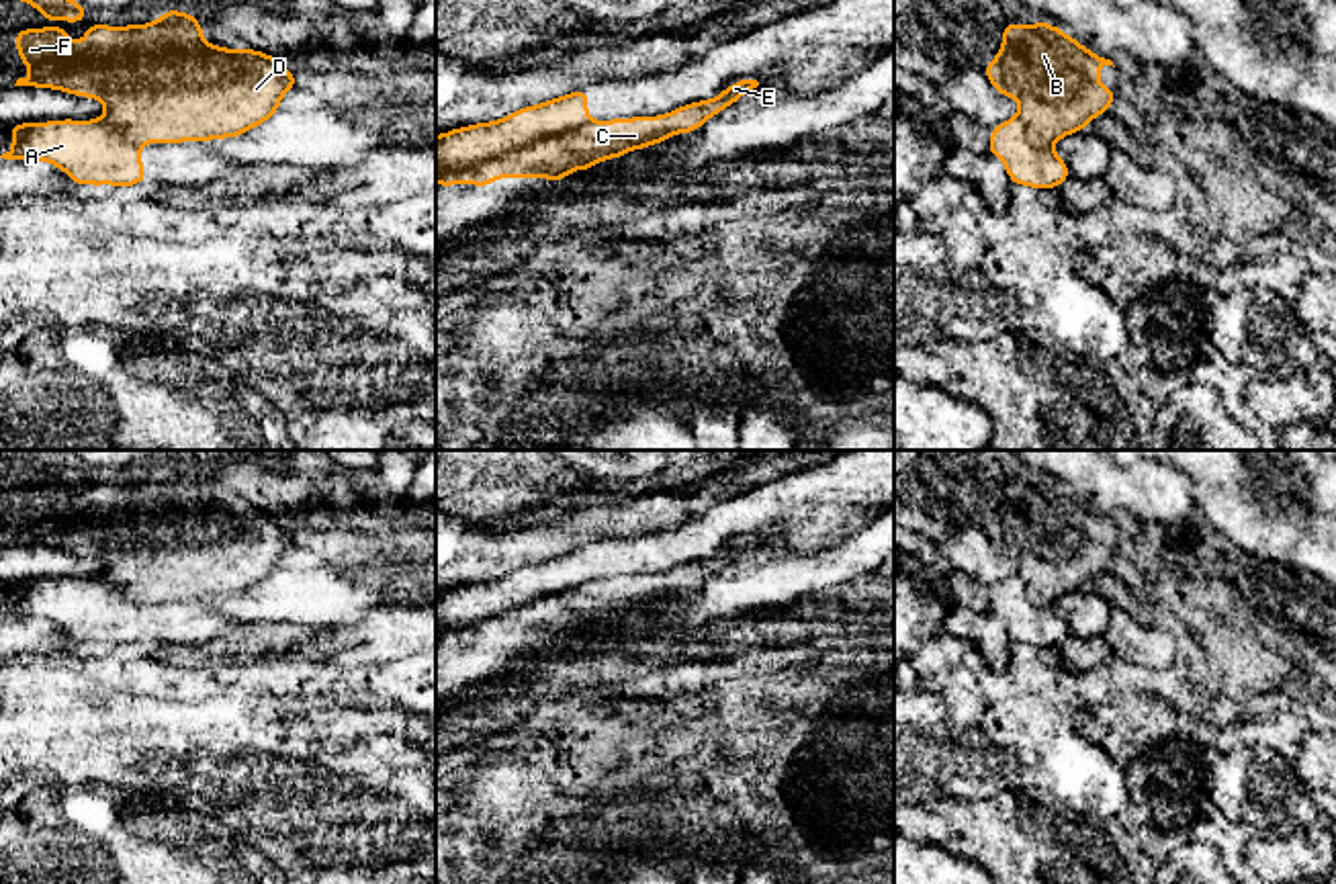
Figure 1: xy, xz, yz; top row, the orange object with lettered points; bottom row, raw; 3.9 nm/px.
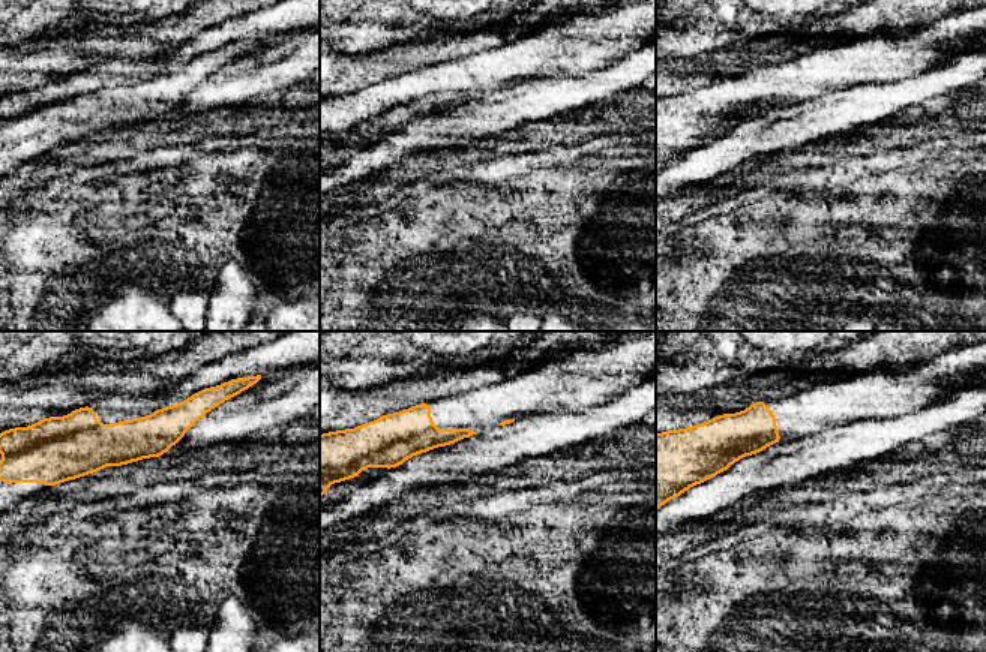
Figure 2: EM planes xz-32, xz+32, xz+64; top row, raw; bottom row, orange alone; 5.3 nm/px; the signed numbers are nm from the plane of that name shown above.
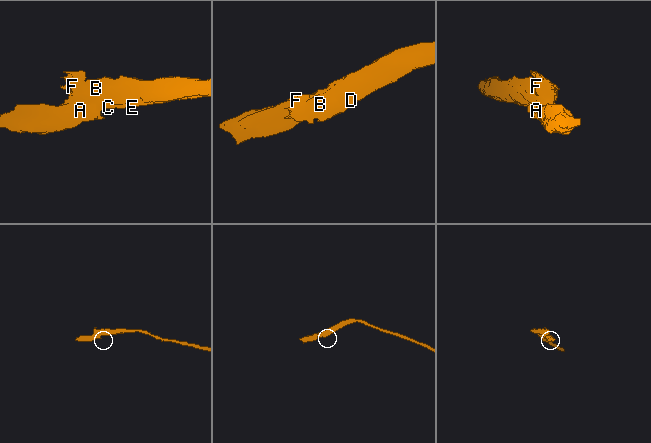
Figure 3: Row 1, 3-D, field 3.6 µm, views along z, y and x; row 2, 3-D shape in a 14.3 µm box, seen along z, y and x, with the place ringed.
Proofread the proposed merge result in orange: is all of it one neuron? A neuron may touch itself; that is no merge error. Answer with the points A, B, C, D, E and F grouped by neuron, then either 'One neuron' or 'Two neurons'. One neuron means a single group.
Groups: A / B C D E F. Two neurons

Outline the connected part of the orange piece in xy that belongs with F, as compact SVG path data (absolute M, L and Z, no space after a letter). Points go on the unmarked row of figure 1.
M176 467L147 483L90 483L76 505L68 487L20 487L14 497L18 518L33 530L14 544L96 557L106 563L102 577L139 604L239 595L278 571L282 552L297 544L280 516L211 503L201 479Z

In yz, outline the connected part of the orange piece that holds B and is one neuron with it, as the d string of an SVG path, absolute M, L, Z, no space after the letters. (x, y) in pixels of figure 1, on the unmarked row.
M1005 481L996 516L982 526L1003 555L1021 561L1017 575L1037 608L1084 589L1111 567L1117 548L1107 548L1099 528L1113 524L1050 481Z

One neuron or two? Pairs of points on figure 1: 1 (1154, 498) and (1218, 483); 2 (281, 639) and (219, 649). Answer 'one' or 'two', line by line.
1: two
2: one

